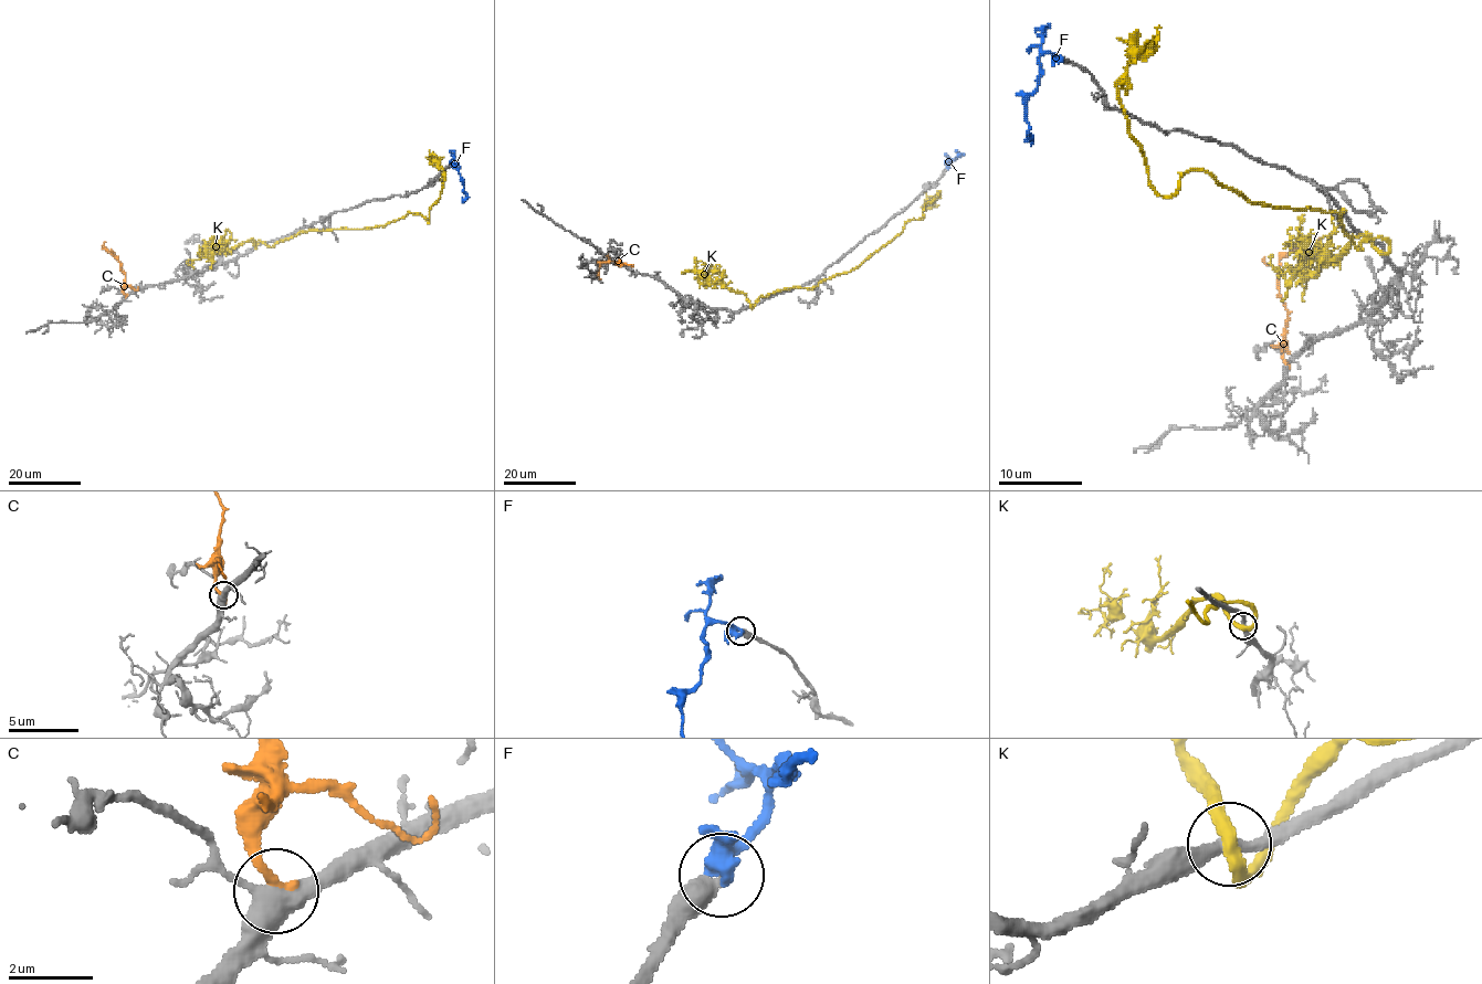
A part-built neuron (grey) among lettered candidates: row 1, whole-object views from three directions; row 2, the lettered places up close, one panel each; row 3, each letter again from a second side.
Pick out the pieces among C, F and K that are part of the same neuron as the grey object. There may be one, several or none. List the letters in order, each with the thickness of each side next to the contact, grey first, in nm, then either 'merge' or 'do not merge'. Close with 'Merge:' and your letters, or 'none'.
C: 420 nm thick on the grey side, 240 nm on the other; do not merge
F: 400 nm thick on the grey side, 360 nm on the other; merge
K: 340 nm thick on the grey side, 320 nm on the other; do not merge
Merge: F

